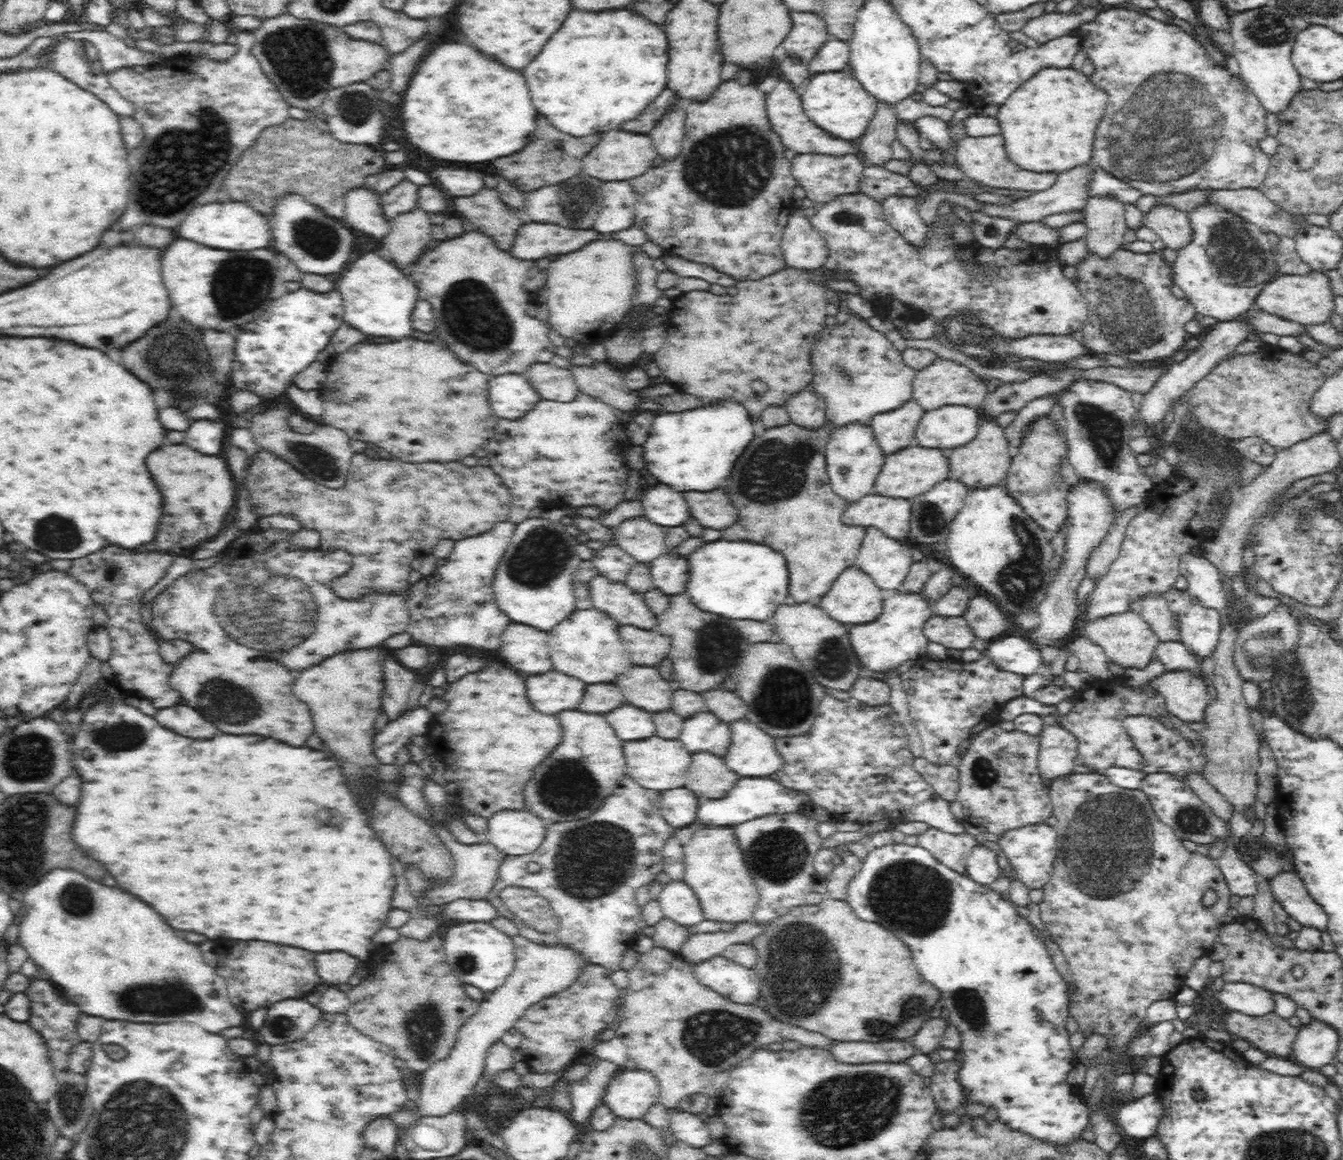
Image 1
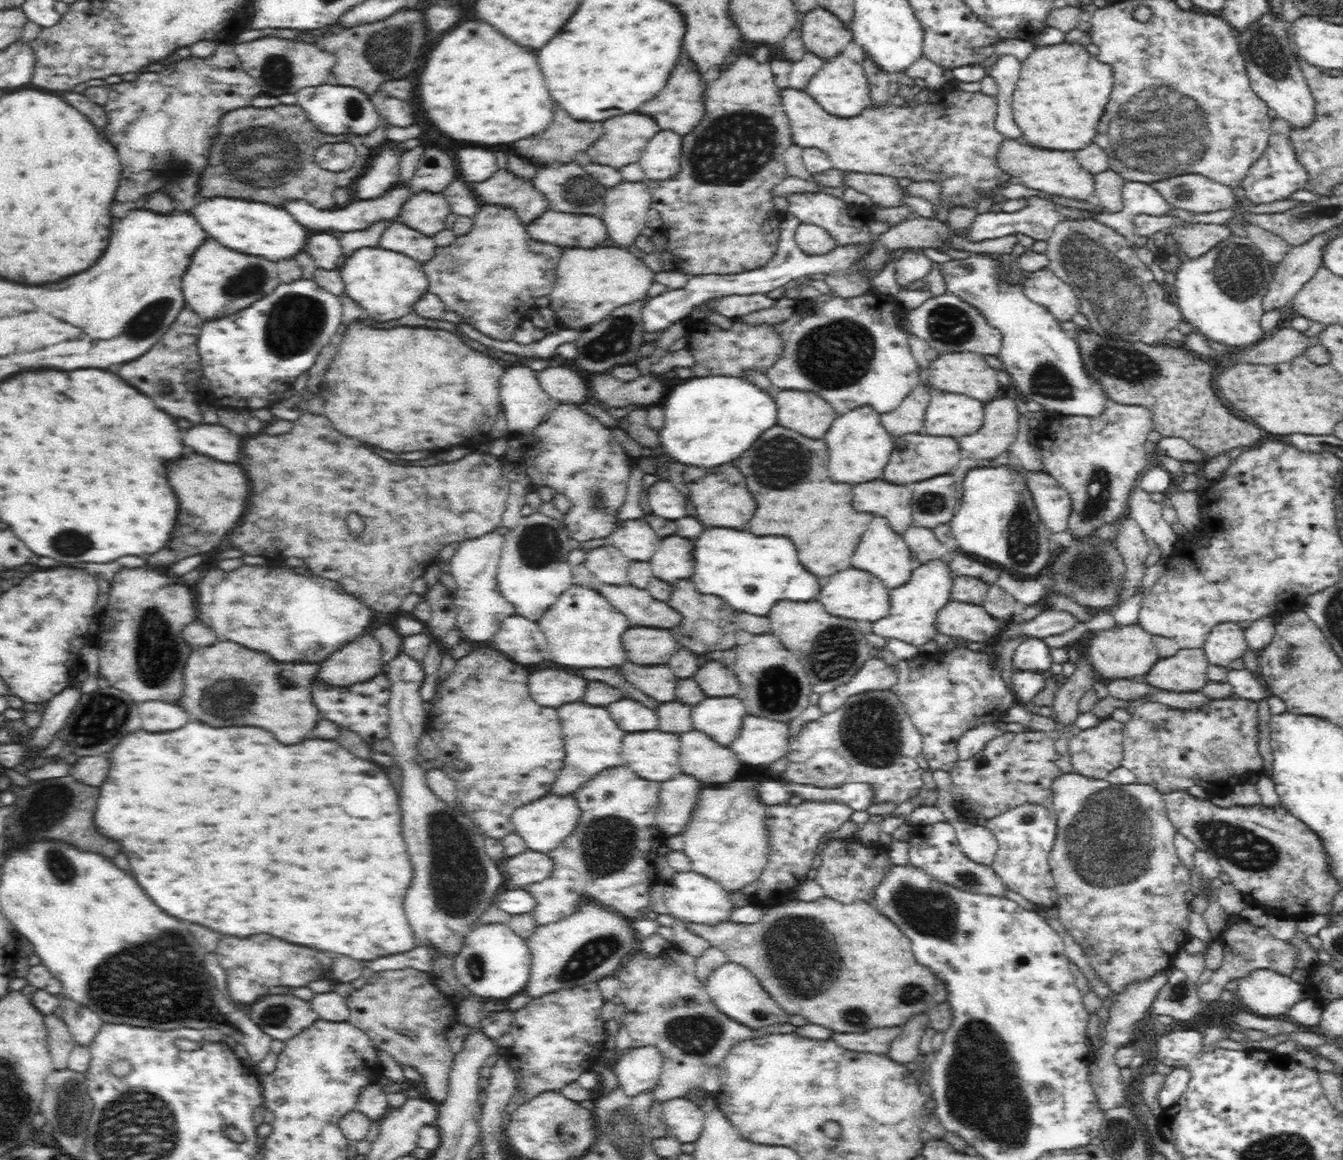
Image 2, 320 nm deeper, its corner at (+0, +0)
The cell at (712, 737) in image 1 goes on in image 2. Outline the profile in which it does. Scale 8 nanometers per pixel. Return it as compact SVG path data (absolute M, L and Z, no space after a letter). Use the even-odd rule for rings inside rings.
M737 697L708 698L691 708L693 730L729 747L738 736L746 709Z

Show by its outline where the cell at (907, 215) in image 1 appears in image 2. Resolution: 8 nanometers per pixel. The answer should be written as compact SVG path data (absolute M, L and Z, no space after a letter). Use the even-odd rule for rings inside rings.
M911 249L901 254L895 262L895 278L900 285L908 285L910 282L920 283L932 270L934 261L930 260L919 249Z

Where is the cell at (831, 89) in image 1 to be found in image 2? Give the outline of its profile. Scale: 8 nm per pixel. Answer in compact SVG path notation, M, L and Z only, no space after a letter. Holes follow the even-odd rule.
M844 55L827 59L822 70L809 80L804 90L827 114L842 119L856 118L872 104L864 67Z

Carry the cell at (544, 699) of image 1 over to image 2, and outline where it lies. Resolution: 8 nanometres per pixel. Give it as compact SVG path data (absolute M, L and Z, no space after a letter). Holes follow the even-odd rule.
M534 672L530 674L528 690L540 706L558 708L568 702L580 702L584 698L588 682L566 672Z

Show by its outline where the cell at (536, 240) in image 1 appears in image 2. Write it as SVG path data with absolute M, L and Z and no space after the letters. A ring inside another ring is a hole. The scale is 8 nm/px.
M546 212L525 227L527 237L542 244L556 246L586 246L596 248L607 240L606 227L594 216L572 216L560 212Z

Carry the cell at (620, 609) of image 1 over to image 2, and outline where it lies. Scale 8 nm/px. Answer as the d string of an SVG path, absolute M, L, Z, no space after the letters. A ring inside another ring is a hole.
M602 584L598 592L628 618L630 626L658 626L658 628L672 629L678 625L678 612L668 608L662 602L648 598L646 590L638 590L632 586L614 586Z

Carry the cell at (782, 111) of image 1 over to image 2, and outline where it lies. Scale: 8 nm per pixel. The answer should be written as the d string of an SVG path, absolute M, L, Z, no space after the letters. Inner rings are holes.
M789 86L781 89L783 113L787 115L792 144L802 149L818 149L826 154L835 169L864 175L884 175L894 178L909 178L912 181L931 180L942 186L942 204L950 203L953 209L976 207L979 192L991 195L991 189L1010 178L1002 173L995 162L998 146L1005 140L994 127L997 100L980 92L966 93L956 86L934 94L928 104L905 107L888 106L864 110L856 118L842 119L827 114L803 89Z

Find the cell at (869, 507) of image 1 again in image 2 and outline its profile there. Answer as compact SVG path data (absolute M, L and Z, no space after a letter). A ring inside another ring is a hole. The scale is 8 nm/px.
M874 480L866 486L854 486L852 508L856 512L868 512L873 517L885 518L890 528L902 536L914 526L911 496L907 485L891 485L884 480Z

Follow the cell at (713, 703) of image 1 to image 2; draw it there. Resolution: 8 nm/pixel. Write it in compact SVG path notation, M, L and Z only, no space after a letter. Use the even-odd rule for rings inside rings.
M715 661L700 667L692 678L708 698L736 697L741 689L740 681L730 667Z

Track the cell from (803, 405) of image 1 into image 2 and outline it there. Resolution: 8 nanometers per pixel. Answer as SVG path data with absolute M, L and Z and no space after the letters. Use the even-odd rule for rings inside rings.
M781 389L774 394L777 424L806 436L824 438L837 417L830 403L812 392Z

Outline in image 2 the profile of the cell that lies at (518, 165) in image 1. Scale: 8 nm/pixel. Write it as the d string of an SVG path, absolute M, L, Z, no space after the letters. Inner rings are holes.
M556 108L554 120L550 122L550 126L542 134L538 134L534 138L526 138L526 142L516 142L512 148L514 148L516 156L538 169L552 167L552 164L564 165L576 159L578 152L586 152L594 142L604 135L604 132L603 124L570 122L570 118L566 118L566 114L562 114L562 110Z

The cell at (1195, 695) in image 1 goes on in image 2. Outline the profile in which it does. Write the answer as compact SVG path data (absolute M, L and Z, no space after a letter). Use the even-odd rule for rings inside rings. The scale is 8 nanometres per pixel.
M1180 649L1176 656L1158 660L1146 674L1136 678L1136 680L1150 686L1154 692L1178 694L1180 692L1200 692L1209 681L1206 678L1208 665L1202 649Z

